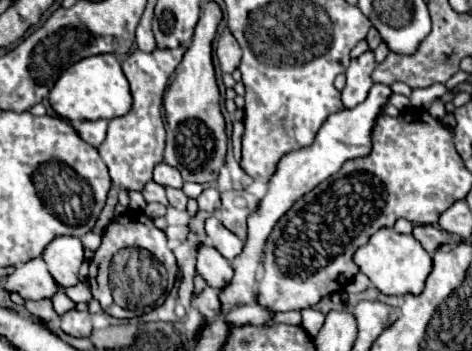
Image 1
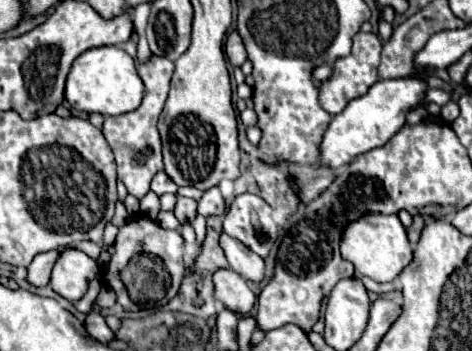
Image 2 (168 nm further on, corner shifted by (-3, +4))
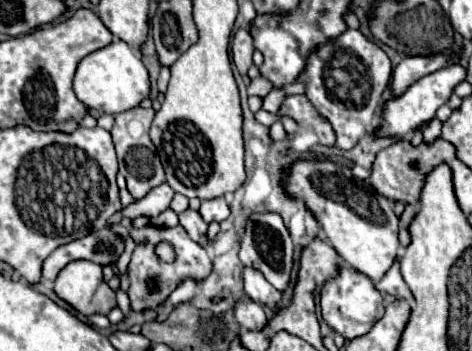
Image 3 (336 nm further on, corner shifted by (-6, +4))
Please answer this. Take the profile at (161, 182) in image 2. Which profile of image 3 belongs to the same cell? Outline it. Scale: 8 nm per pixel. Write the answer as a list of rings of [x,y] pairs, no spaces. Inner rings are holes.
[[[168,182],[152,188],[142,200],[136,200],[134,204],[122,208],[122,214],[126,218],[136,218],[136,216],[148,216],[148,218],[154,218],[158,216],[160,212],[164,212],[170,202],[172,202],[172,196],[174,196],[174,190],[168,186]]]

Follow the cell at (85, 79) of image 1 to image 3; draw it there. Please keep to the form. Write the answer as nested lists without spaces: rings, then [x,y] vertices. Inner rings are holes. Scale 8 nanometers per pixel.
[[[116,38],[106,48],[100,48],[88,54],[86,58],[82,58],[74,76],[74,92],[76,92],[76,98],[88,110],[120,114],[130,108],[136,108],[144,98],[148,98],[150,94],[148,70],[144,68],[138,54],[126,42]]]

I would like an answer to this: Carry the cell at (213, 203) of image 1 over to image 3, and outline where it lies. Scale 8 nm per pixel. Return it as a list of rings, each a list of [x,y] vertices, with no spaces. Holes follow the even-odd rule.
[[[222,196],[214,200],[204,200],[200,206],[200,216],[204,218],[204,222],[222,222],[230,216],[230,208]]]

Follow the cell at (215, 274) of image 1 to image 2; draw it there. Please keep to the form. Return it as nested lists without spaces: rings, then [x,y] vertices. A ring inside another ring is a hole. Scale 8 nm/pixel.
[[[217,270],[213,274],[213,282],[215,282],[215,298],[223,302],[225,308],[241,316],[251,314],[257,296],[249,290],[247,282],[241,280],[241,276],[237,276],[237,272]]]

